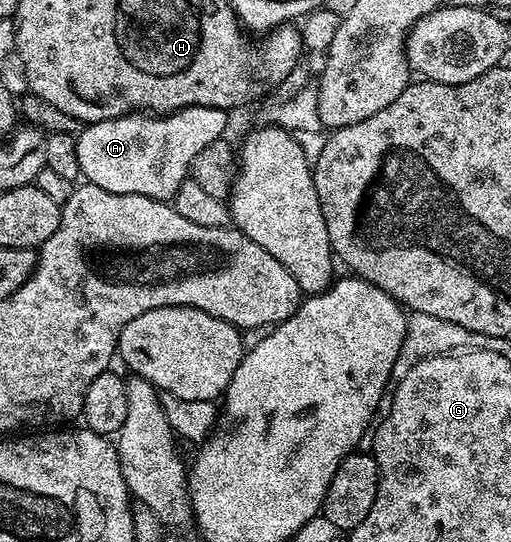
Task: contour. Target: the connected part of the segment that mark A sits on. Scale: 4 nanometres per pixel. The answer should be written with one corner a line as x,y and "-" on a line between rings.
195,109
176,110
173,114
163,116
153,116
148,112
137,112
121,118
87,123
83,132
75,135
81,175
91,185
106,188
106,192
150,196
157,200
175,199
178,188
184,183
184,179
189,177
194,156
198,152
202,152
202,148
206,148
208,142
213,142
222,134
220,122
216,119
219,117
212,116
209,122
204,122
200,127
196,127
192,123
196,114

